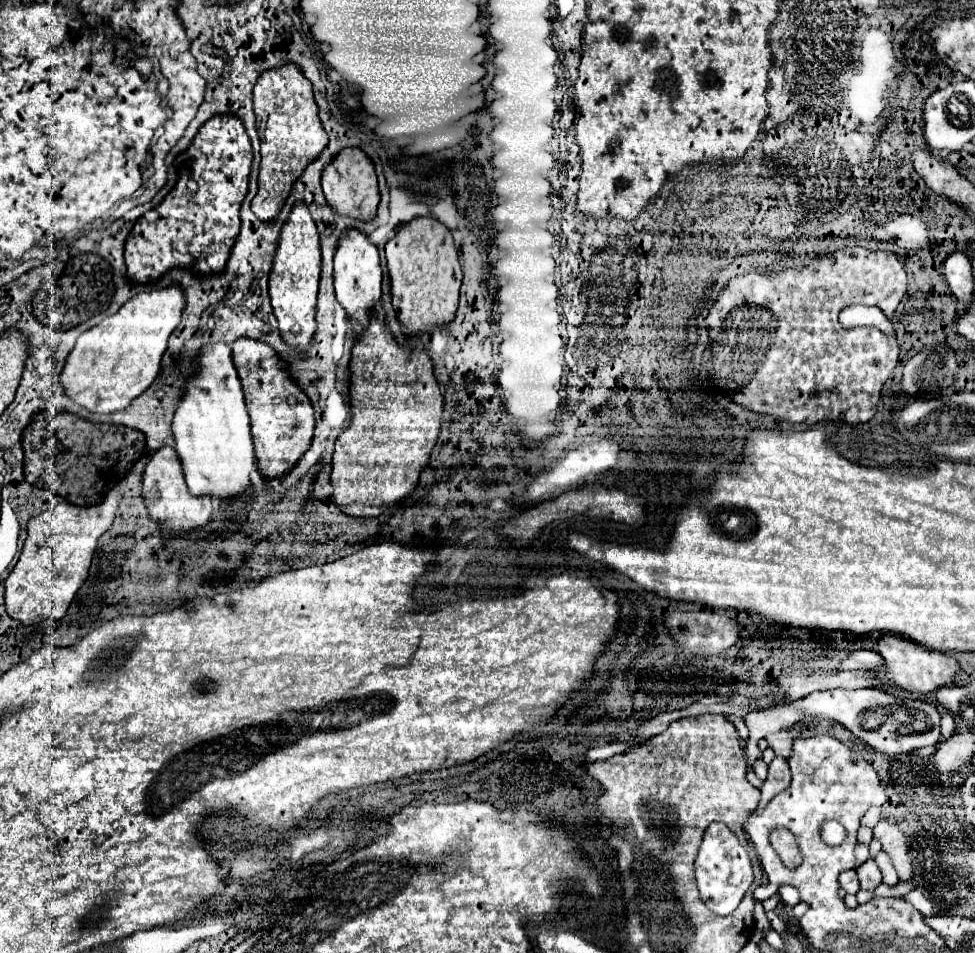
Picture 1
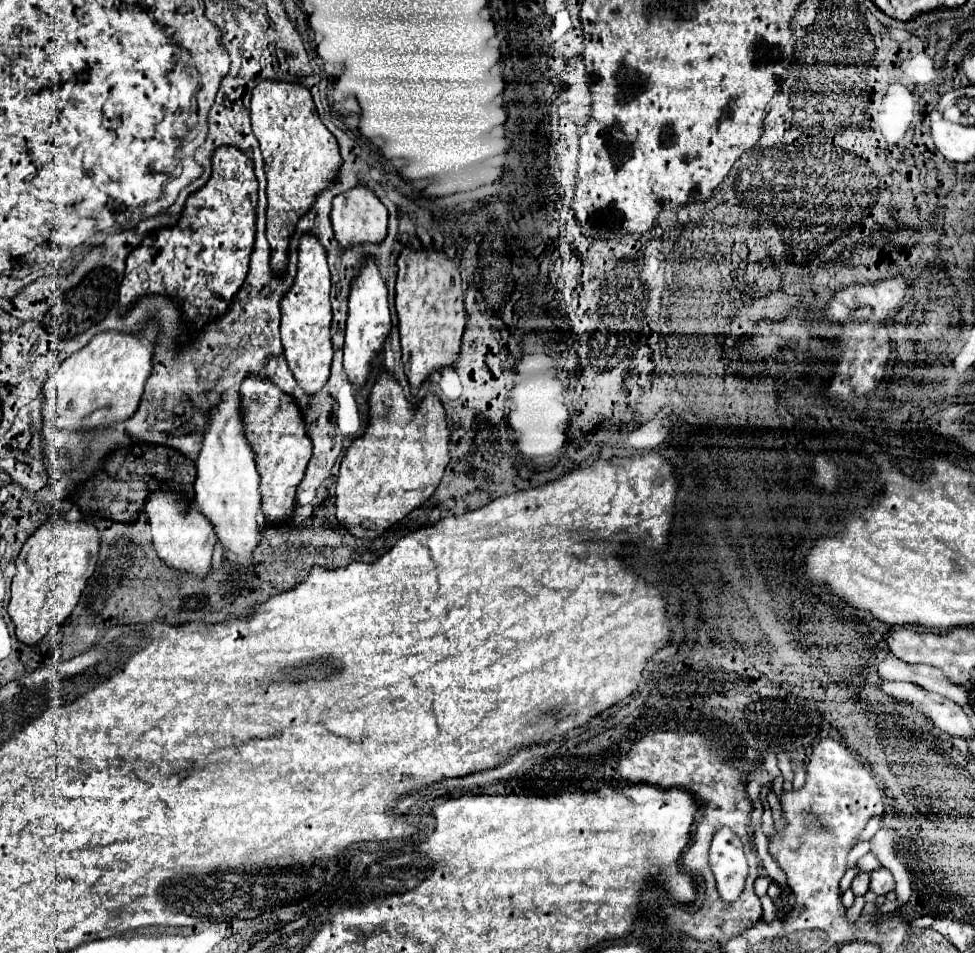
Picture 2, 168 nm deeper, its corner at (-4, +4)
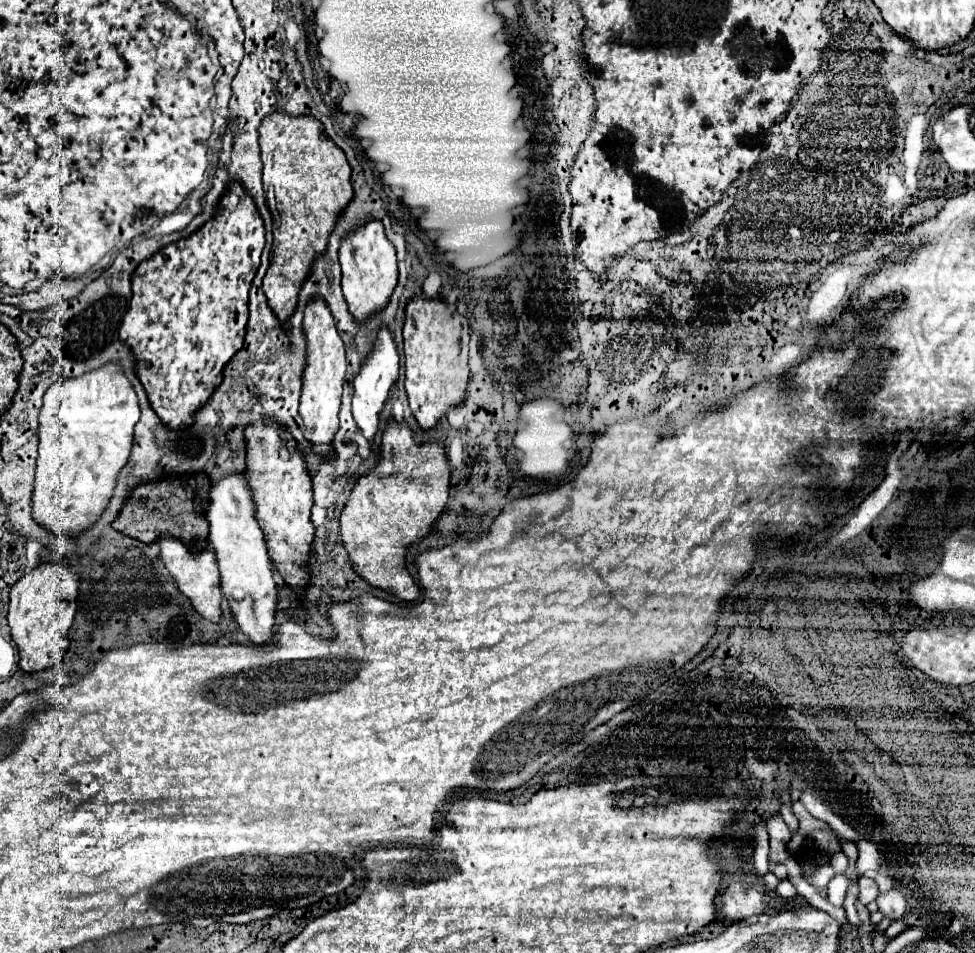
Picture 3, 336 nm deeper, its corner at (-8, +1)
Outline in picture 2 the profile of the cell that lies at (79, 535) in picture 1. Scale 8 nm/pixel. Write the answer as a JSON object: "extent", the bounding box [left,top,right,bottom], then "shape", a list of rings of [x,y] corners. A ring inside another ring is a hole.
{"extent":[8,515,100,645],"shape":[[[64,515],[48,519],[42,527],[38,527],[28,537],[28,541],[24,543],[24,547],[22,547],[18,559],[16,559],[18,571],[12,577],[10,603],[8,603],[8,615],[10,615],[12,623],[16,625],[16,635],[18,635],[18,639],[22,643],[34,645],[52,627],[58,627],[60,623],[64,623],[70,617],[70,613],[74,611],[74,607],[76,607],[76,603],[80,599],[82,589],[86,587],[88,577],[96,569],[98,551],[100,551],[100,529],[90,521],[74,521],[74,523],[70,523]]]}

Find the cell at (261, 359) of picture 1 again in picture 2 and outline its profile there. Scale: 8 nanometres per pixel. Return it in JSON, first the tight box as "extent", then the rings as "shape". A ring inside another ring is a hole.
{"extent":[240,373,312,523],"shape":[[[250,373],[240,387],[240,399],[244,409],[246,437],[256,453],[256,465],[260,473],[262,509],[268,521],[280,523],[290,519],[296,487],[304,477],[306,465],[312,455],[312,441],[306,435],[304,417],[298,403],[286,395],[274,381]]]}

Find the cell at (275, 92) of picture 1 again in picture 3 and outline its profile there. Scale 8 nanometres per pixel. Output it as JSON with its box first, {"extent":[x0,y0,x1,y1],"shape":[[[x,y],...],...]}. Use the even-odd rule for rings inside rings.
{"extent":[260,112,354,322],"shape":[[[274,112],[266,116],[260,126],[260,150],[262,150],[262,184],[266,192],[266,202],[274,222],[274,246],[270,254],[270,268],[264,276],[262,290],[266,294],[270,310],[276,314],[278,320],[286,322],[298,304],[298,294],[308,278],[312,264],[318,256],[322,256],[328,248],[328,238],[334,232],[338,216],[344,212],[348,202],[354,198],[354,190],[350,184],[350,164],[344,152],[324,134],[322,124],[312,116],[282,116]]]}

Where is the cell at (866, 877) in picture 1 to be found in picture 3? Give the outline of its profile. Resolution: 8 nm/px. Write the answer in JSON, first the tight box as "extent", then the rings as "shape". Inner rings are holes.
{"extent":[876,888,906,920],"shape":[[[892,888],[888,894],[880,894],[876,898],[876,904],[878,904],[882,916],[886,916],[890,920],[900,920],[904,916],[906,900],[904,900],[904,896],[896,888]]]}

